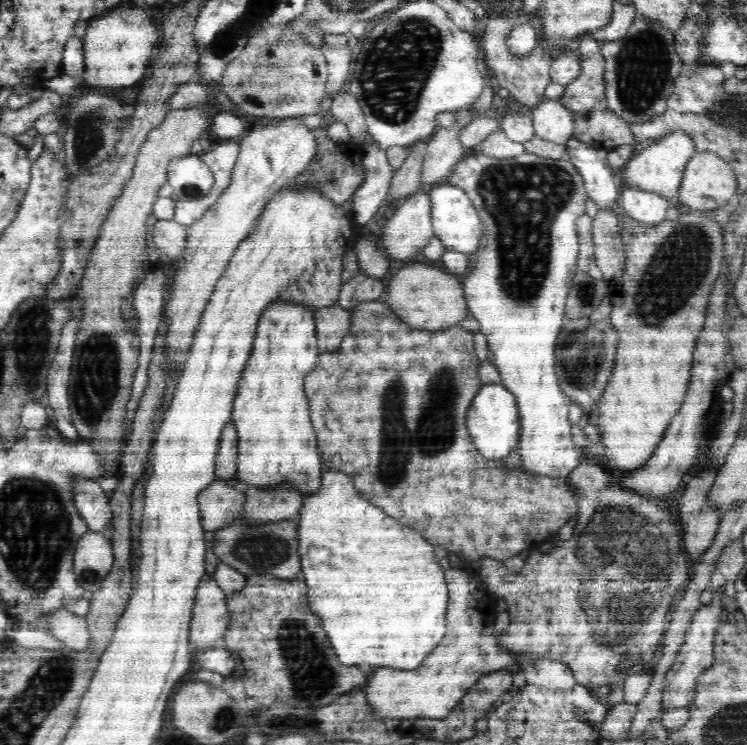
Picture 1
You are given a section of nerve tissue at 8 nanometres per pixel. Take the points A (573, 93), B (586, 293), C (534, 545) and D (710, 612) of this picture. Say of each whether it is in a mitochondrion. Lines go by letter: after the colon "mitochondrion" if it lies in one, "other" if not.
A: other
B: mitochondrion
C: other
D: other

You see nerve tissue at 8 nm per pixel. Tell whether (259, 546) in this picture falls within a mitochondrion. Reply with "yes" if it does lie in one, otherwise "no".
yes

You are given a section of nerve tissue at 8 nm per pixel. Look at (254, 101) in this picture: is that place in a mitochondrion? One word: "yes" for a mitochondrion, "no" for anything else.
no

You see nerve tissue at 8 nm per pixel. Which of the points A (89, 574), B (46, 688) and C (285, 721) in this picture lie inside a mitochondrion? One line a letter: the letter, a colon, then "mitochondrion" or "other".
A: mitochondrion
B: mitochondrion
C: mitochondrion

